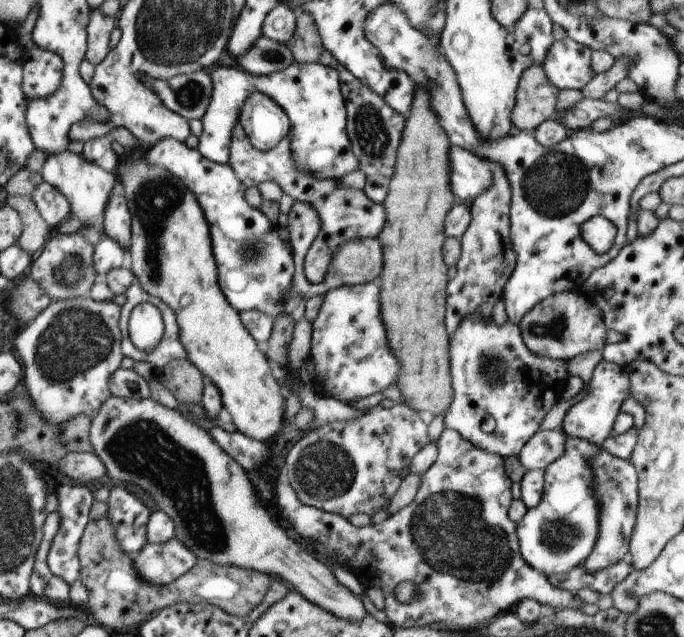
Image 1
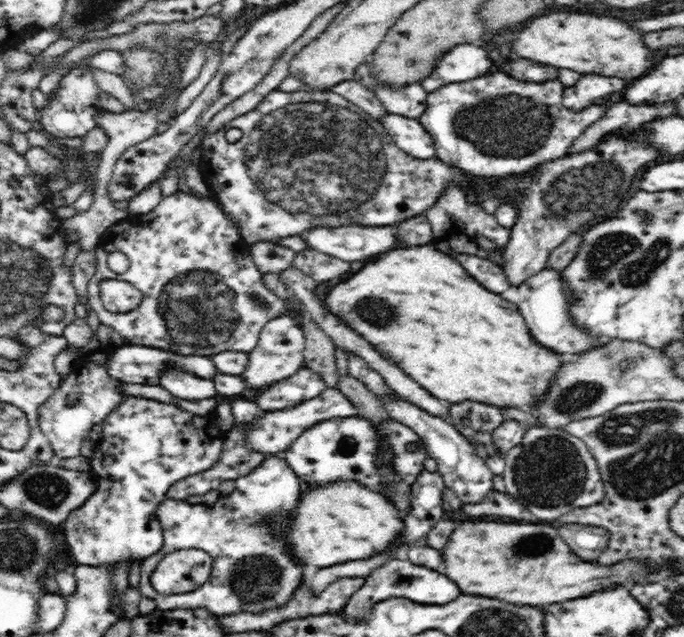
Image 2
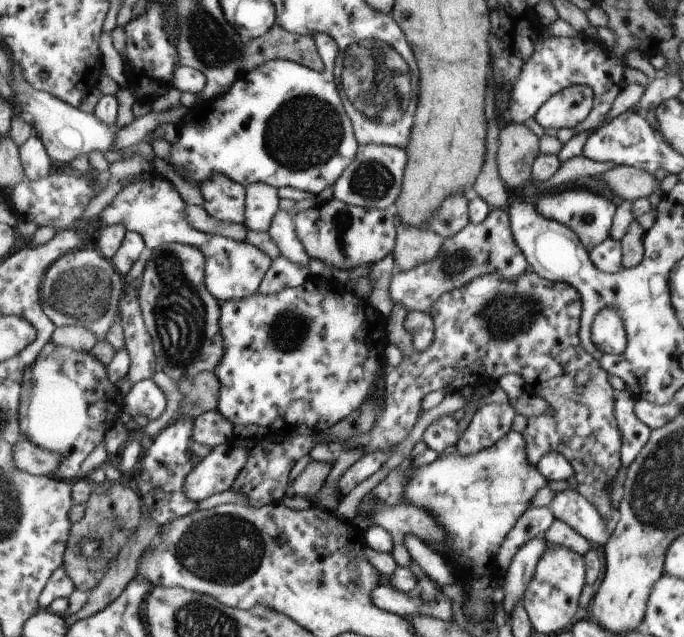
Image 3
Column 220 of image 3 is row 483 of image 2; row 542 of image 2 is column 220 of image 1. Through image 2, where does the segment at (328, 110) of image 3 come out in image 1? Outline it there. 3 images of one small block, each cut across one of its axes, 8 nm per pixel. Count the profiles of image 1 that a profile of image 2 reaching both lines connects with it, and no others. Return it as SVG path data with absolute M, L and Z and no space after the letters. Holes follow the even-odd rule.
M221 62L213 70L209 70L209 74L213 92L207 112L201 116L203 130L197 146L203 158L215 164L229 162L231 128L239 122L245 98L259 92L271 98L289 118L289 152L291 160L303 174L311 174L323 180L341 180L343 176L359 168L347 136L347 110L339 86L339 76L329 64L291 62L279 72L271 72L267 76L253 76L245 70L239 70L231 62Z

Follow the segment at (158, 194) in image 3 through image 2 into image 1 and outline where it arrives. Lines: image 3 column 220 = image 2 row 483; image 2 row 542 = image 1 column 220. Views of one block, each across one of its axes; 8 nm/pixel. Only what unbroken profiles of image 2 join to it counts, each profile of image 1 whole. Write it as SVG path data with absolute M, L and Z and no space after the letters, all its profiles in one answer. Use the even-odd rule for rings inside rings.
M163 138L155 146L147 148L143 154L147 166L159 166L173 178L179 178L187 190L197 198L203 210L205 222L211 234L211 250L217 266L219 288L233 310L241 312L263 312L273 322L279 316L289 316L299 322L305 316L305 302L301 298L291 298L291 282L295 274L291 244L285 244L277 236L275 224L259 210L245 202L245 186L235 178L229 164L215 164L191 150L185 142L173 138Z

